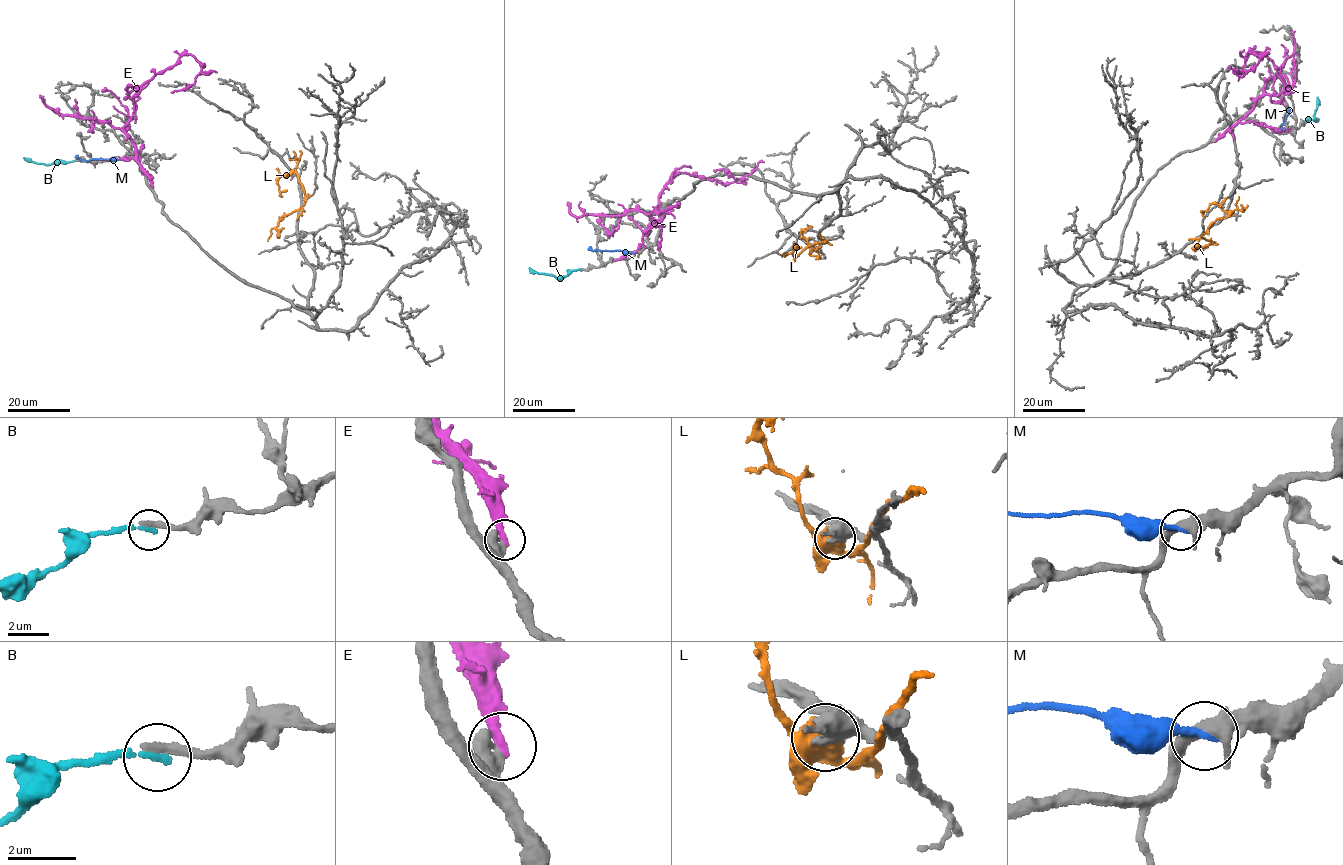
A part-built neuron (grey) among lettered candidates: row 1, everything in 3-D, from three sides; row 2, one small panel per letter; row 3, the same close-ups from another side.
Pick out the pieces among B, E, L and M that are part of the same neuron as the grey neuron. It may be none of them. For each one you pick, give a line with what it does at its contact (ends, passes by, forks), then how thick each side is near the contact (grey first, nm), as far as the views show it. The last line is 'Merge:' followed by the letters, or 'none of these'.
Merge: none of these

